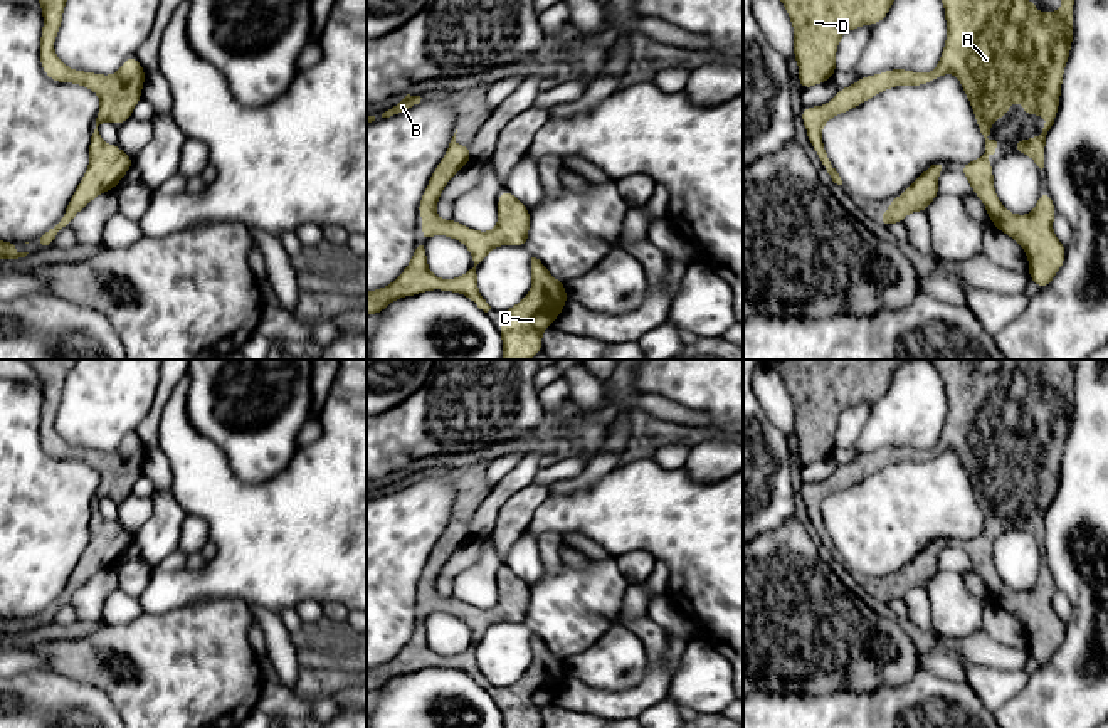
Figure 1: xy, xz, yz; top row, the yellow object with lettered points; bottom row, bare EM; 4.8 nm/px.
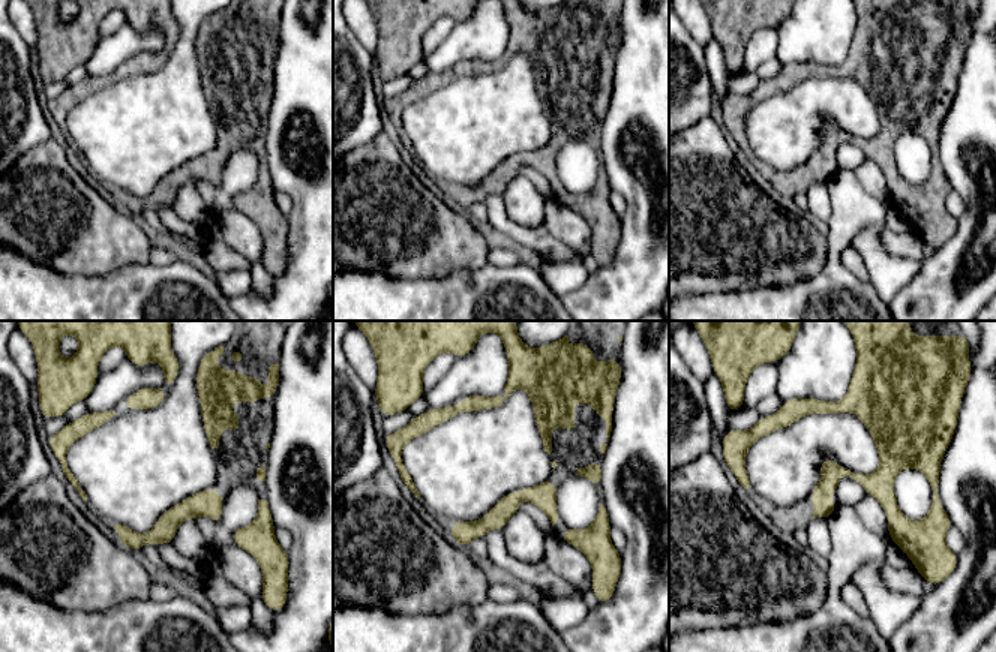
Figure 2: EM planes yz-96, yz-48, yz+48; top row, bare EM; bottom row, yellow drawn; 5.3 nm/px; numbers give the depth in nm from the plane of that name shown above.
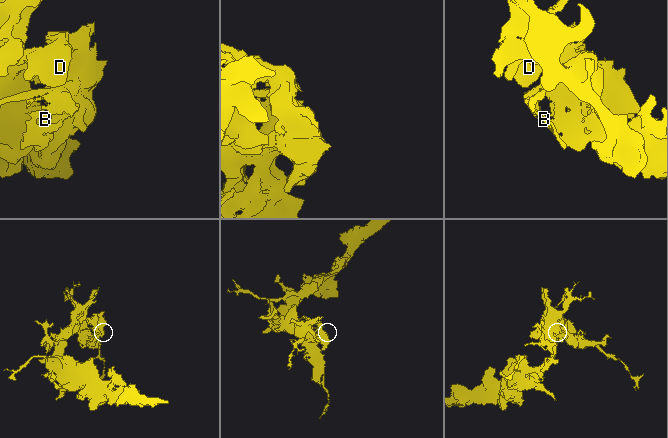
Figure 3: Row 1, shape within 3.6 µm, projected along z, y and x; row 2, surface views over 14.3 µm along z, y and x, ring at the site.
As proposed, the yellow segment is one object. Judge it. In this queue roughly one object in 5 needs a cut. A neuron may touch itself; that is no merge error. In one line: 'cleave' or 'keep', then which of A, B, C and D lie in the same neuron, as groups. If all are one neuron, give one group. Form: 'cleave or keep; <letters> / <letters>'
keep; A B C D

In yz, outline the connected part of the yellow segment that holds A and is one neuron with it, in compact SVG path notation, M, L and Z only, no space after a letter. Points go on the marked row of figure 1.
M942 0L947 40L937 69L913 72L889 69L866 76L839 89L824 106L804 108L800 118L807 138L832 182L842 185L822 141L822 126L834 116L894 86L925 86L953 72L973 109L985 138L984 155L958 166L973 193L984 202L990 222L1021 244L1029 259L1029 277L1044 289L1063 267L1066 245L1053 232L1056 208L1049 192L1041 192L1027 215L1010 214L994 188L994 166L987 161L997 141L989 140L990 124L1009 116L1009 103L1022 103L1024 116L1042 114L1042 133L1016 140L1014 151L1026 153L1044 168L1046 135L1056 121L1064 67L1073 44L1074 0L1061 0L1059 12L1037 13L1034 0Z

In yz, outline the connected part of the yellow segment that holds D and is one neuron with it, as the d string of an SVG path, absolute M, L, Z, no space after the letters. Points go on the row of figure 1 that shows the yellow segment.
M780 0L794 24L794 57L802 89L832 79L841 37L886 18L894 0Z

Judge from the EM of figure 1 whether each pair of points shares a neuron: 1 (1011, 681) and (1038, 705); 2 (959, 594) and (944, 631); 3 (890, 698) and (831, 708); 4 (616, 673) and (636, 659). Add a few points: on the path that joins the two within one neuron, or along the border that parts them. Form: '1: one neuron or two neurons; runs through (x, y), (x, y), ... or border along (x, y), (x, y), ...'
1: two neurons; border along (1029, 675), (1024, 686), (996, 710)
2: one neuron; runs through (967, 606), (967, 616), (955, 627)
3: one neuron; runs through (875, 708), (846, 708)
4: one neuron; runs through (621, 668), (631, 659)

